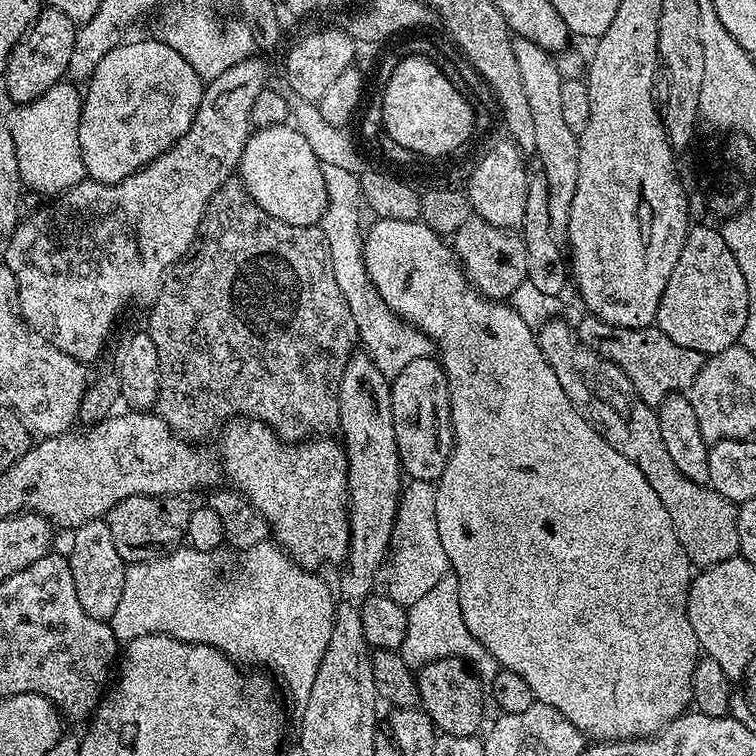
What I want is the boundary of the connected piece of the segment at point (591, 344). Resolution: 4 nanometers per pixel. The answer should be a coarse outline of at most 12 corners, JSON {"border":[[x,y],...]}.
{"border":[[591,314],[575,325],[655,410],[691,388],[705,355],[655,326],[619,328]]}

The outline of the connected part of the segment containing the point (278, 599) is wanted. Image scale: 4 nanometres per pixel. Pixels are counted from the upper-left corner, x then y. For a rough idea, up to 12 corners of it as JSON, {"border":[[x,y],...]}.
{"border":[[279,544],[124,570],[117,641],[265,664],[300,702],[334,592]]}

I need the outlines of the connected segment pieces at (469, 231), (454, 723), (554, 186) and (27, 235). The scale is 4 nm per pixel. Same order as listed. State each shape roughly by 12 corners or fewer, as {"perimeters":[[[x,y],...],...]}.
{"perimeters":[[[473,214],[450,237],[468,281],[507,301],[528,279],[524,237]],[[465,660],[416,672],[419,707],[443,735],[475,736],[486,688]],[[513,39],[550,190],[550,222],[567,233],[580,141],[562,118],[553,53]],[[267,66],[207,81],[117,184],[25,215],[21,320],[81,362],[147,309],[233,179]]]}

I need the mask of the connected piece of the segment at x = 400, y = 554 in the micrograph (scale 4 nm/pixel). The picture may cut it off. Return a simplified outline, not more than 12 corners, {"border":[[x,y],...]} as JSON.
{"border":[[411,479],[399,498],[385,593],[418,602],[450,571],[436,485]]}

